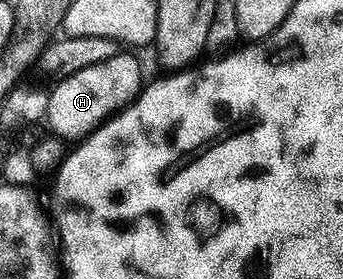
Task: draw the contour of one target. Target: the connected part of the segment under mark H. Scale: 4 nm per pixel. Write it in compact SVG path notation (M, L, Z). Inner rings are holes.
M118 51L110 59L102 59L102 63L94 63L94 67L82 67L82 71L74 71L74 75L55 82L52 93L50 89L46 97L46 125L57 138L83 139L136 100L146 76L132 53L135 52Z

